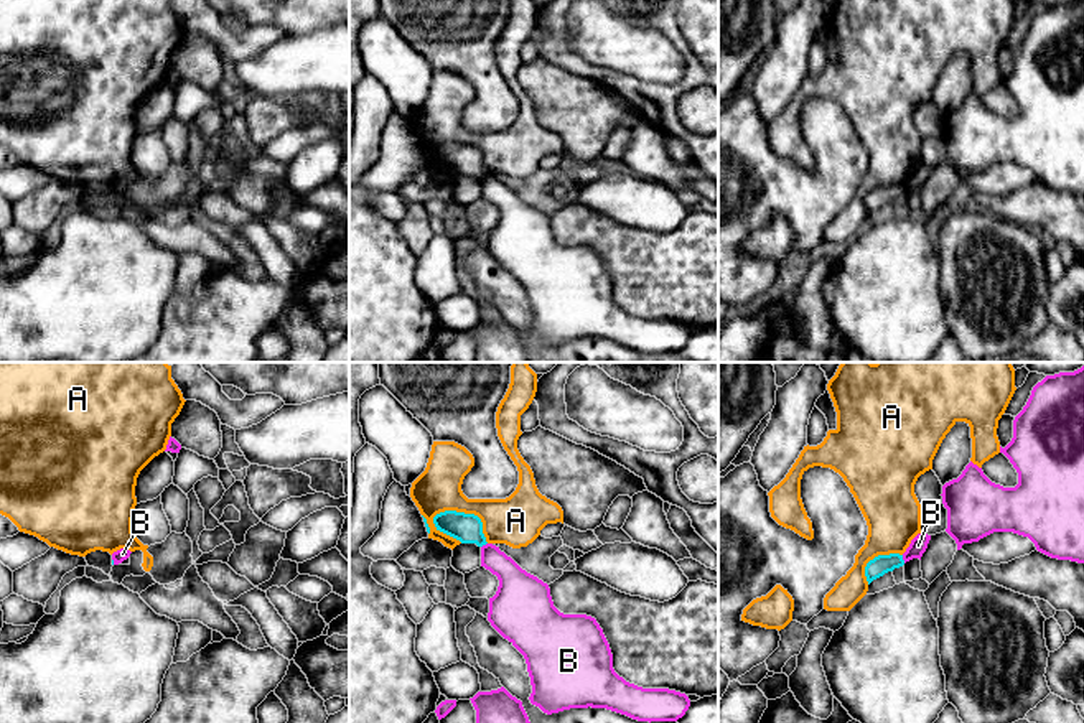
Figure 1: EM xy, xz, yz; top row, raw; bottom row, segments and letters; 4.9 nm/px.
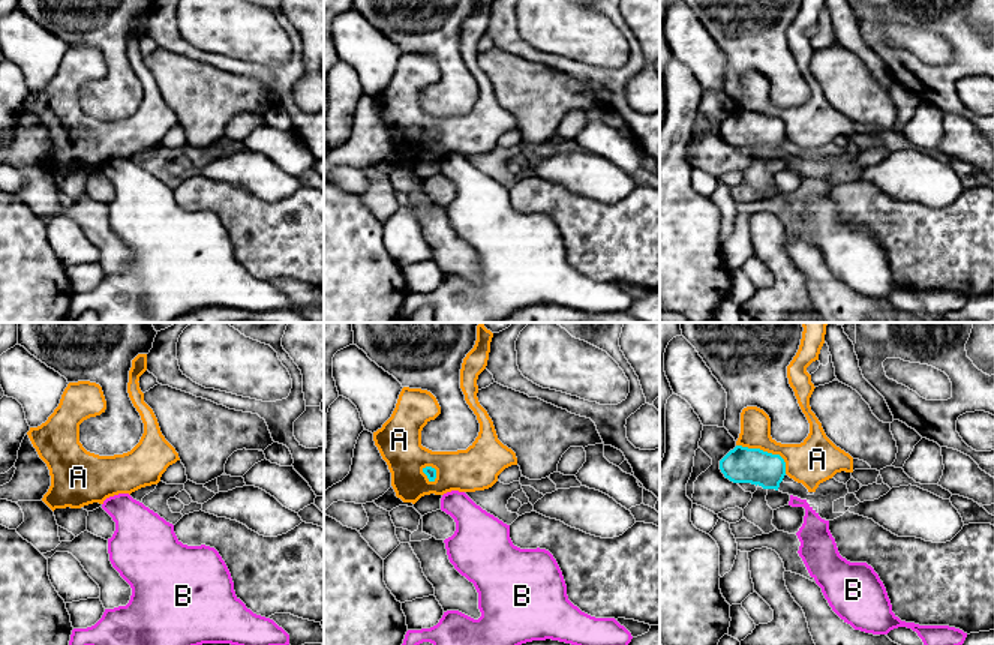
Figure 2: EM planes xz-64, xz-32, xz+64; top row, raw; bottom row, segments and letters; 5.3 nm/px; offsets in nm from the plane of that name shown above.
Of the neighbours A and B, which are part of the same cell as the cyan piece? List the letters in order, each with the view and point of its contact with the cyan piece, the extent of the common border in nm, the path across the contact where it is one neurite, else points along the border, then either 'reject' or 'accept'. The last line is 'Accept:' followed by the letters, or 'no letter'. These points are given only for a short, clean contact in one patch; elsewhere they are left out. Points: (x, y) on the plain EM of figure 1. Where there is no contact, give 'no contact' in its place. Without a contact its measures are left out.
A: xz (468, 145) | 300 nm | along xz (432, 149), (445, 142), (473, 144), (488, 173) | reject
B: yz (901, 190) | 40 nm | along yz (901, 186), (905, 193) | reject
Accept: no letter

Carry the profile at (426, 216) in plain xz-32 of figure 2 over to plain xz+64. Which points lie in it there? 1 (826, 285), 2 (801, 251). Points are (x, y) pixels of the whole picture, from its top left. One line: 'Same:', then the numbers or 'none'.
Same: 1, 2

